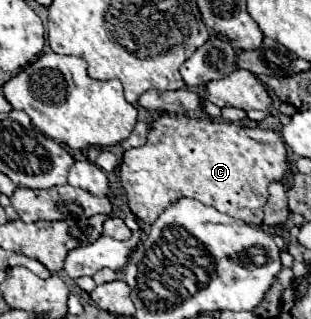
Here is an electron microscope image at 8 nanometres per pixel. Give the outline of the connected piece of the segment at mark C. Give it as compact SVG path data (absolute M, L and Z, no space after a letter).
M161 115L151 123L147 143L133 147L123 153L119 167L123 189L129 197L131 211L145 223L155 223L159 215L175 201L189 197L203 205L211 205L221 213L241 219L251 225L263 223L263 207L267 203L267 185L271 181L283 179L287 167L285 145L281 137L269 129L261 127L239 127L231 121L213 121L207 117L187 117L187 115Z

